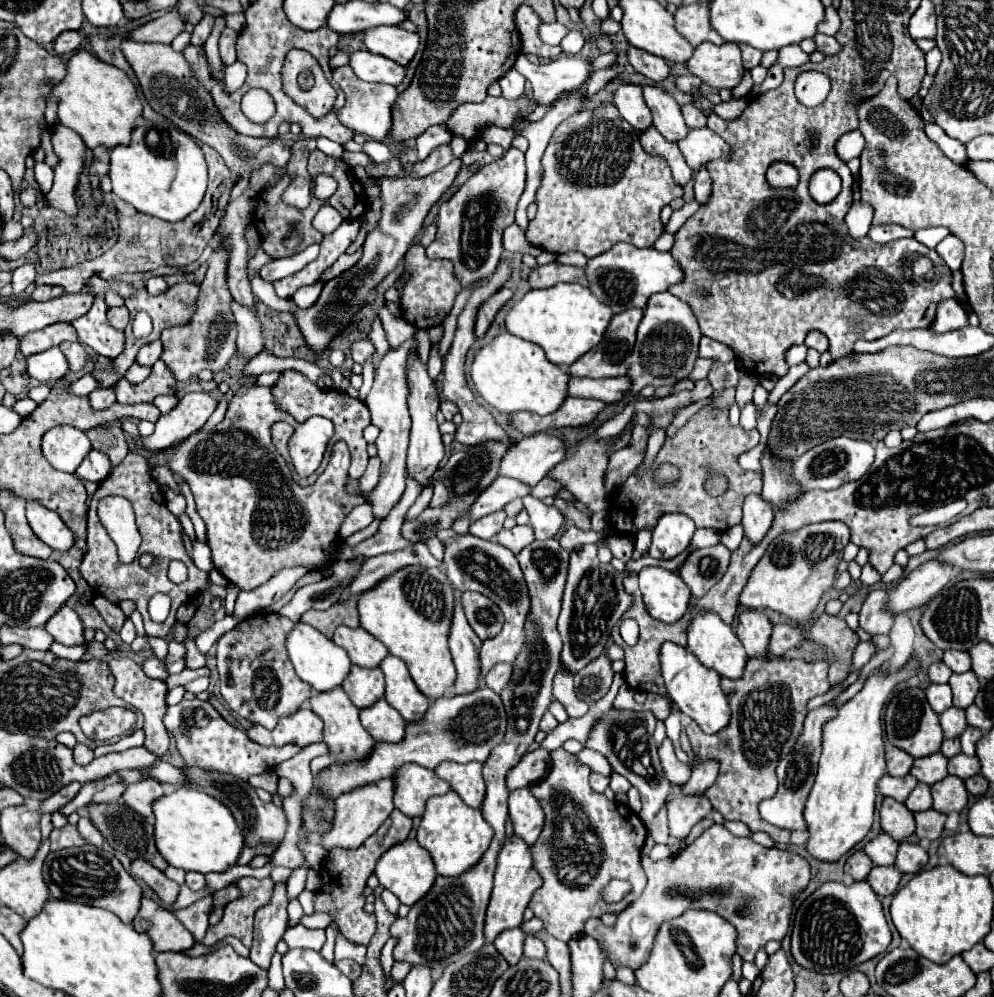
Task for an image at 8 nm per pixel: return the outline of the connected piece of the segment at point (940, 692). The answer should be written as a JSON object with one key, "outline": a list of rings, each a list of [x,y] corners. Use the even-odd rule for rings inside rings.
{"outline":[[[930,684],[926,688],[926,698],[928,698],[932,710],[936,710],[938,714],[952,706],[952,690],[948,684]]]}

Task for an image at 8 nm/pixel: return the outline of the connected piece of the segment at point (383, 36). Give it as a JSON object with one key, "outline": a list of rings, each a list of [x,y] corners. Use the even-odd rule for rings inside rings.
{"outline":[[[374,26],[362,34],[366,50],[406,66],[418,48],[418,34],[398,26]]]}

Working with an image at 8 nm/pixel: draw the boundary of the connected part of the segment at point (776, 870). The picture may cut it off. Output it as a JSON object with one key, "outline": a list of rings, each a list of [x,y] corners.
{"outline":[[[712,824],[676,856],[654,862],[648,854],[642,854],[642,868],[648,884],[640,898],[618,914],[618,922],[612,928],[604,926],[598,918],[590,918],[584,924],[584,932],[608,950],[614,966],[622,964],[632,970],[642,966],[650,956],[658,926],[688,908],[712,910],[726,918],[738,932],[736,952],[742,960],[754,960],[760,946],[786,936],[792,894],[806,888],[810,880],[810,864],[806,858],[782,848],[766,848],[752,838],[738,838],[722,824]]]}

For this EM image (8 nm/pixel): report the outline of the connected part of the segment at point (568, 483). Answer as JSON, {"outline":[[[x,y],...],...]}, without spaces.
{"outline":[[[596,438],[594,440],[584,440],[578,446],[578,450],[576,450],[576,454],[572,458],[566,458],[558,466],[554,466],[554,470],[548,472],[550,478],[554,478],[560,484],[564,484],[574,494],[574,498],[578,498],[580,502],[584,502],[592,510],[591,528],[596,532],[603,531],[606,525],[605,517],[608,498],[606,498],[606,492],[604,492],[604,486],[602,486],[602,476],[604,476],[606,462],[608,462],[606,444],[608,444],[608,440],[596,440]]]}

